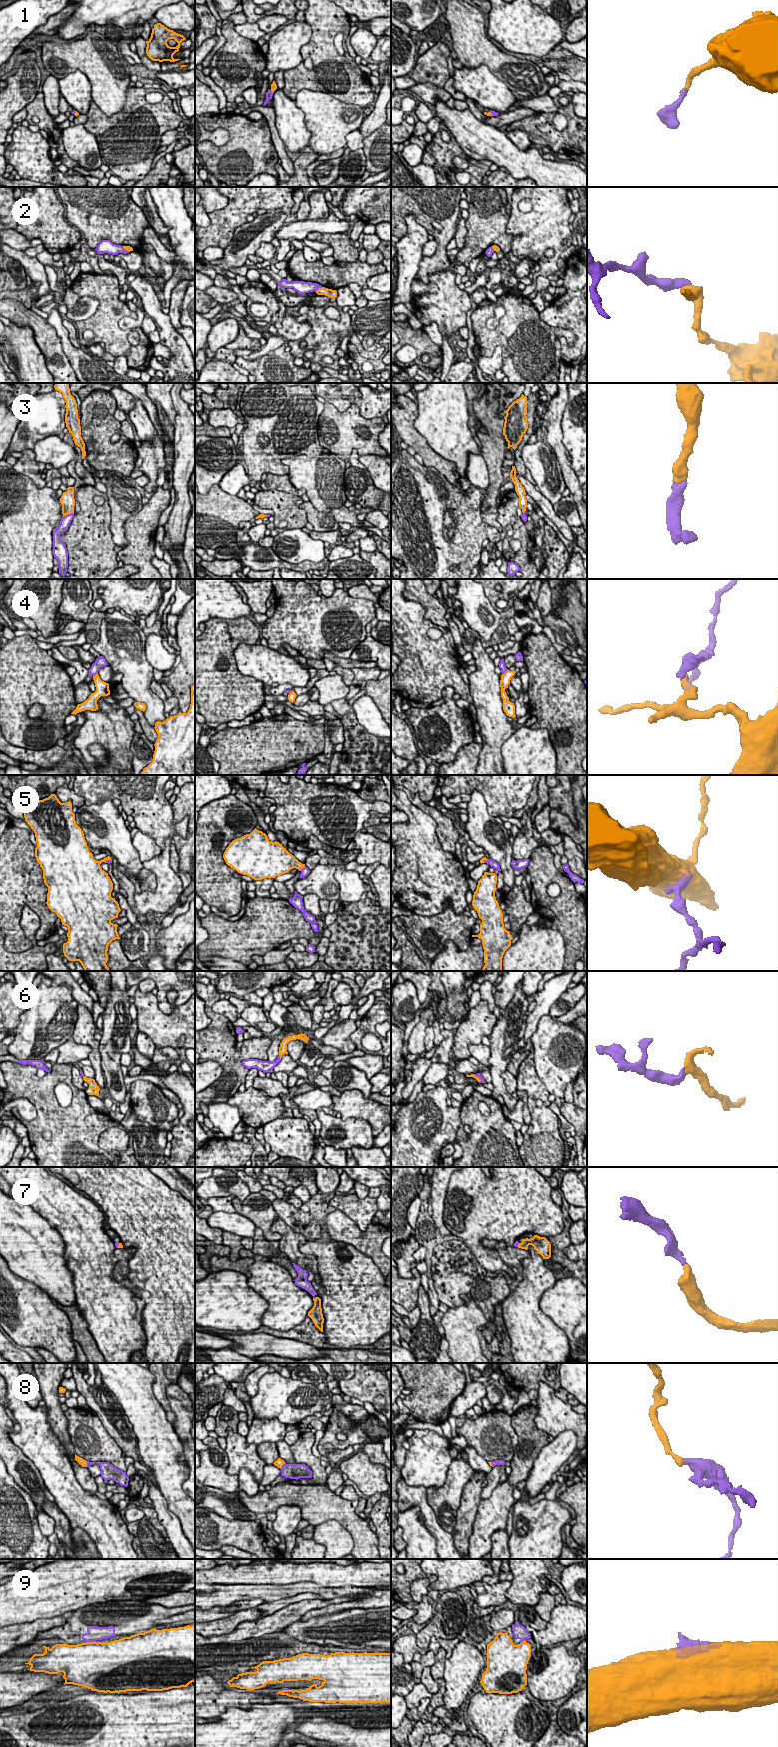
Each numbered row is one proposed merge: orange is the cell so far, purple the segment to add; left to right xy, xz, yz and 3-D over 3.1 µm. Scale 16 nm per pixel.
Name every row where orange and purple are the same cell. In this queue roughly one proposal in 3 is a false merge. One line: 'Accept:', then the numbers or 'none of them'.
Accept: 1, 3, 5, 6, 7, 8

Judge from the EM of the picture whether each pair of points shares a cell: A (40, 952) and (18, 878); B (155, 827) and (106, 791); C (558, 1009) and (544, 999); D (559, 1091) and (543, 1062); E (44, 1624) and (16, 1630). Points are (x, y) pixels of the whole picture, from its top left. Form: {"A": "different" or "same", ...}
{"A": "different", "B": "same", "C": "different", "D": "same", "E": "same"}

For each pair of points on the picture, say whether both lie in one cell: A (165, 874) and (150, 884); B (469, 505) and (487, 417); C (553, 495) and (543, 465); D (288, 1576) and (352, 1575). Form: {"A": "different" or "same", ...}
{"A": "different", "B": "different", "C": "same", "D": "same"}

